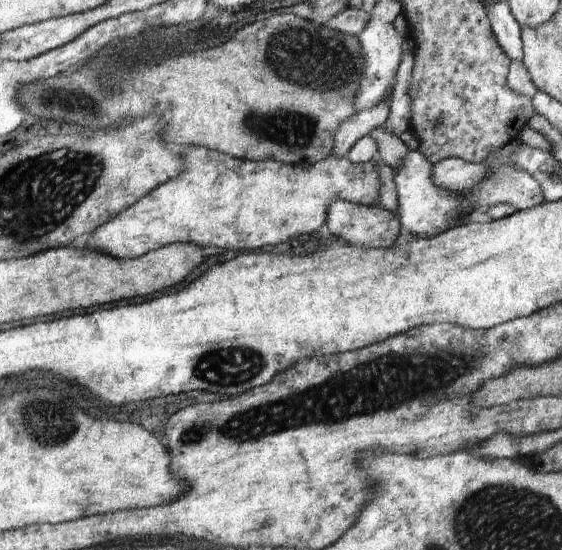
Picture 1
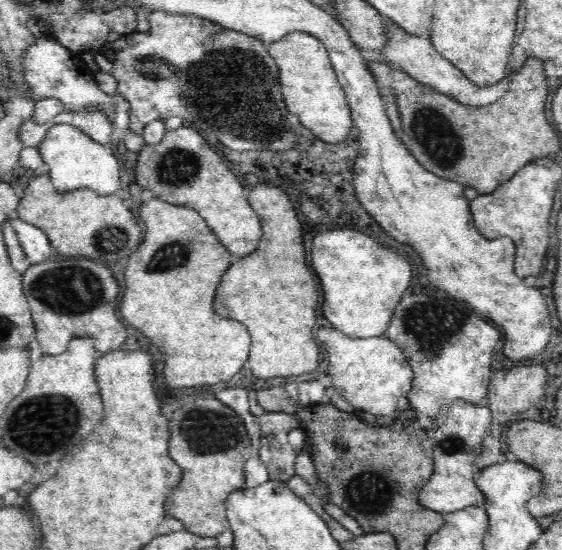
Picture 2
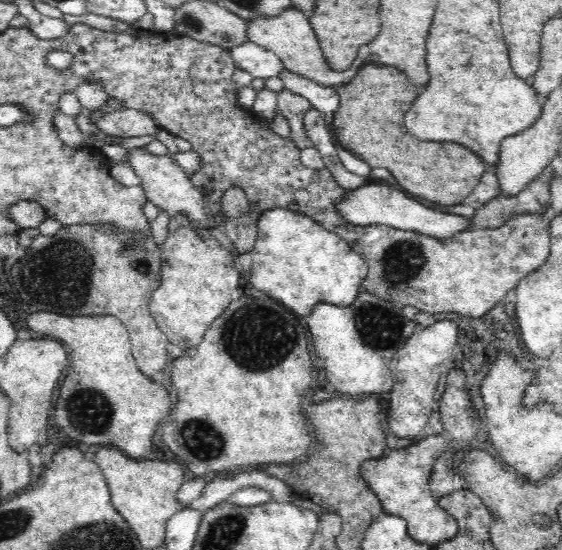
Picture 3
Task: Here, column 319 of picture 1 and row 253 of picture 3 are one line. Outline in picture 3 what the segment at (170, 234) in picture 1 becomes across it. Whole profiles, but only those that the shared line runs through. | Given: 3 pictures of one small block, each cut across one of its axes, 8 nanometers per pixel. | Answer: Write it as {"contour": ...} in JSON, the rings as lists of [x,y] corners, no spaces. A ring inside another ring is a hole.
{"contour":[[[186,213],[171,216],[168,236],[161,247],[161,283],[149,304],[154,320],[167,340],[181,347],[198,346],[204,332],[228,308],[240,274],[232,257],[208,229],[196,231]]]}

